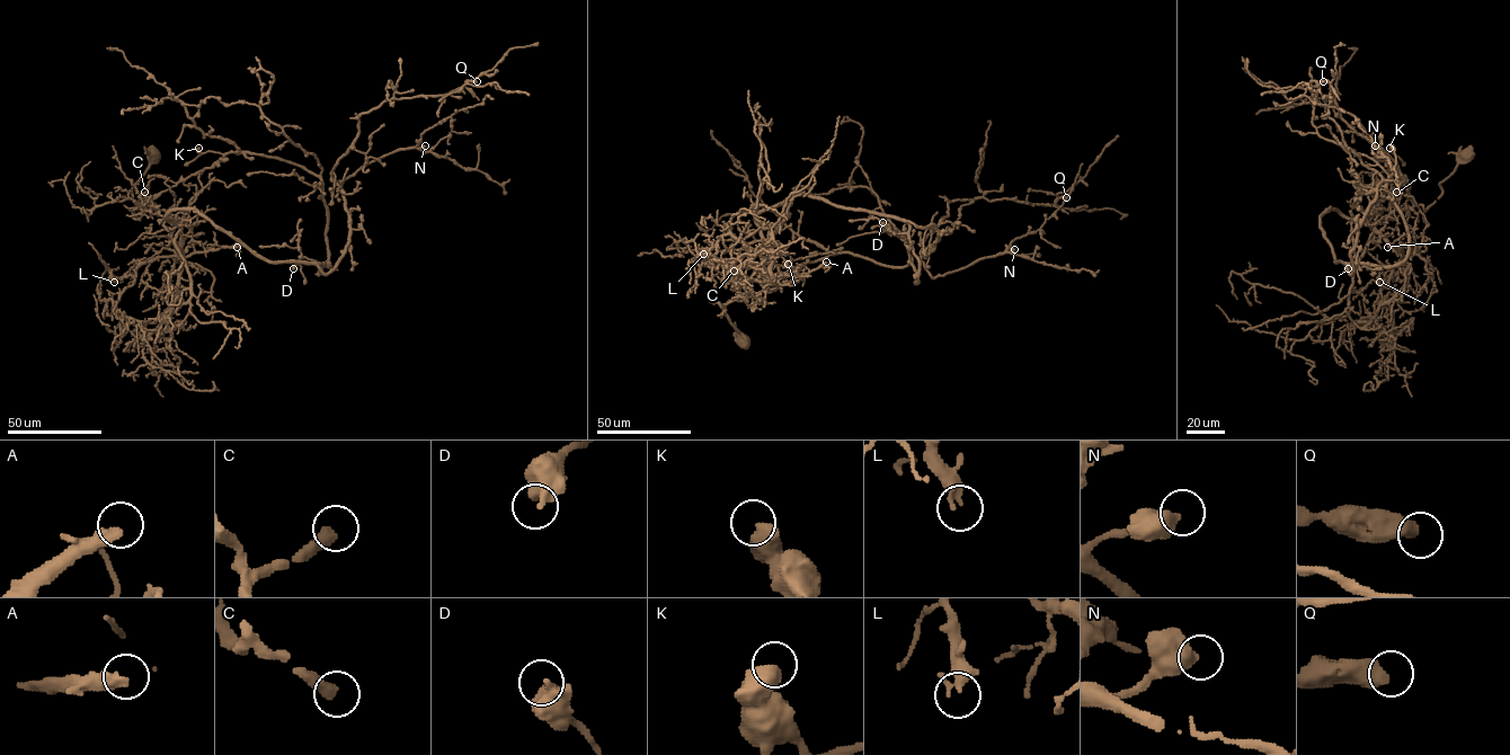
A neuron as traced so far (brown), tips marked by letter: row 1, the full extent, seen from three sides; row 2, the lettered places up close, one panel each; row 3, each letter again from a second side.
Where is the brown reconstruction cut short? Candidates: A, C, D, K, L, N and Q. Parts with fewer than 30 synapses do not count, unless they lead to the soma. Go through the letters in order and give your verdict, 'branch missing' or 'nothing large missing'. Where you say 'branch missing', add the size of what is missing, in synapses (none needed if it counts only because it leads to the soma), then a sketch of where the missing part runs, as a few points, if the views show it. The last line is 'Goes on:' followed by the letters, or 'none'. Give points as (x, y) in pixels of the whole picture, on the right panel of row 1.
A: branch missing; 140 synapses; course (1387, 247), (1379, 238), (1396, 215), (1401, 198), (1383, 160), (1362, 138)
C: nothing large missing
D: nothing large missing
K: nothing large missing
L: nothing large missing
N: nothing large missing
Q: nothing large missing
Goes on: A

